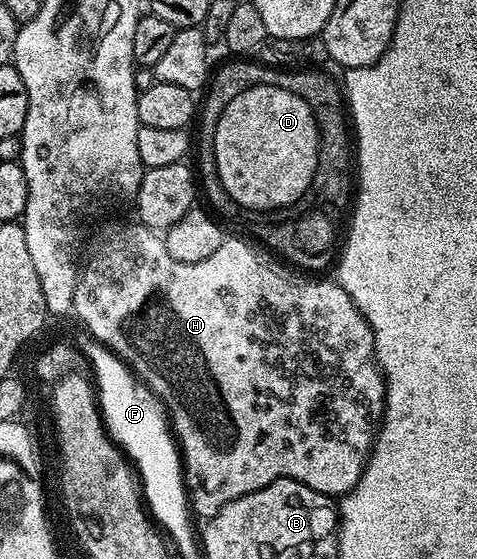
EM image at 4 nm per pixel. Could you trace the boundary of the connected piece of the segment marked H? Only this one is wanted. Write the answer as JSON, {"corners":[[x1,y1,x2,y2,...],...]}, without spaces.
{"corners":[[140,223,132,224,133,225,121,225,118,229,111,230,110,233,98,243,97,250,89,257,89,262,87,262,86,265,84,262,83,268,80,270,77,278,77,286,74,289,73,313,75,317,78,317,78,319,85,324,84,332,88,334,88,336,94,337,95,340,105,345,110,352,120,357,129,369,140,378,144,387,161,401,168,420,171,422,171,429,175,434,176,444,179,446,180,455,183,458,184,480,187,486,188,496,191,498,192,512,196,514,197,517,198,515,201,516,201,519,213,517,227,503,231,503,243,495,254,493,263,487,267,487,267,483,271,483,277,477,290,477,334,499,351,492,355,487,355,483,359,483,359,479,365,470,365,464,369,461,369,452,373,450,375,430,378,428,382,413,385,412,385,376,381,374,381,368,377,365,377,356,373,353,371,327,365,322,363,315,355,307,355,303,351,303,351,295,347,295,347,291,343,291,343,287,338,285,336,280,333,279,329,279,329,281,288,281,287,278,280,277,267,262,261,261,260,255,257,254,247,242,240,241,239,238,233,236,226,239,212,255,207,255,207,259,199,259,199,263,179,263,179,259,171,259,171,255,167,255,165,238,158,230,148,229,147,226]]}

